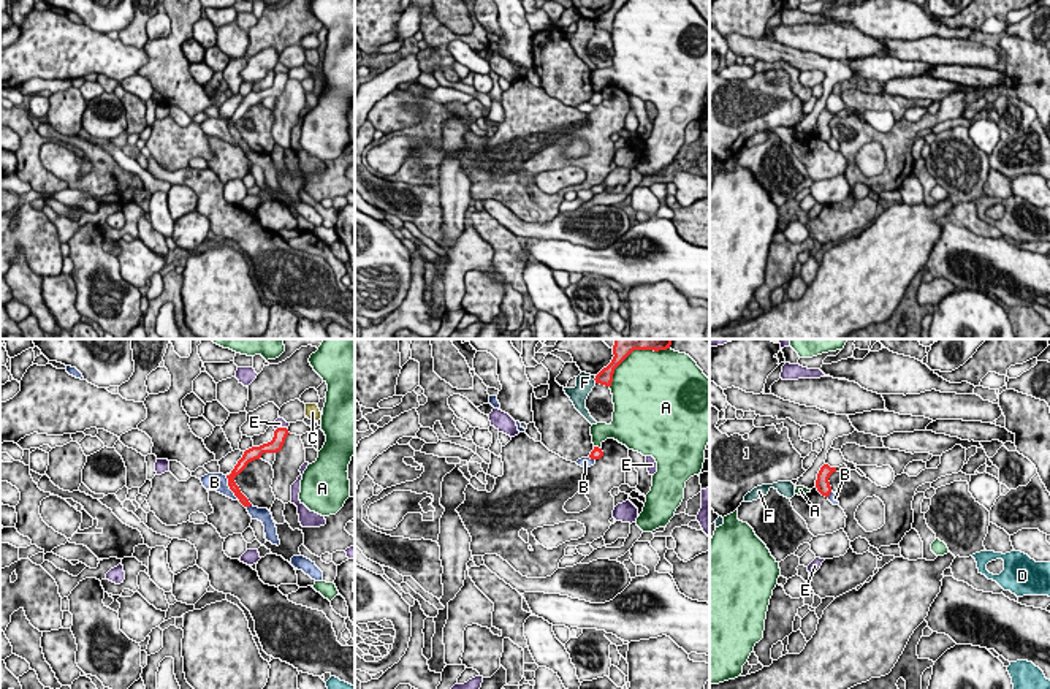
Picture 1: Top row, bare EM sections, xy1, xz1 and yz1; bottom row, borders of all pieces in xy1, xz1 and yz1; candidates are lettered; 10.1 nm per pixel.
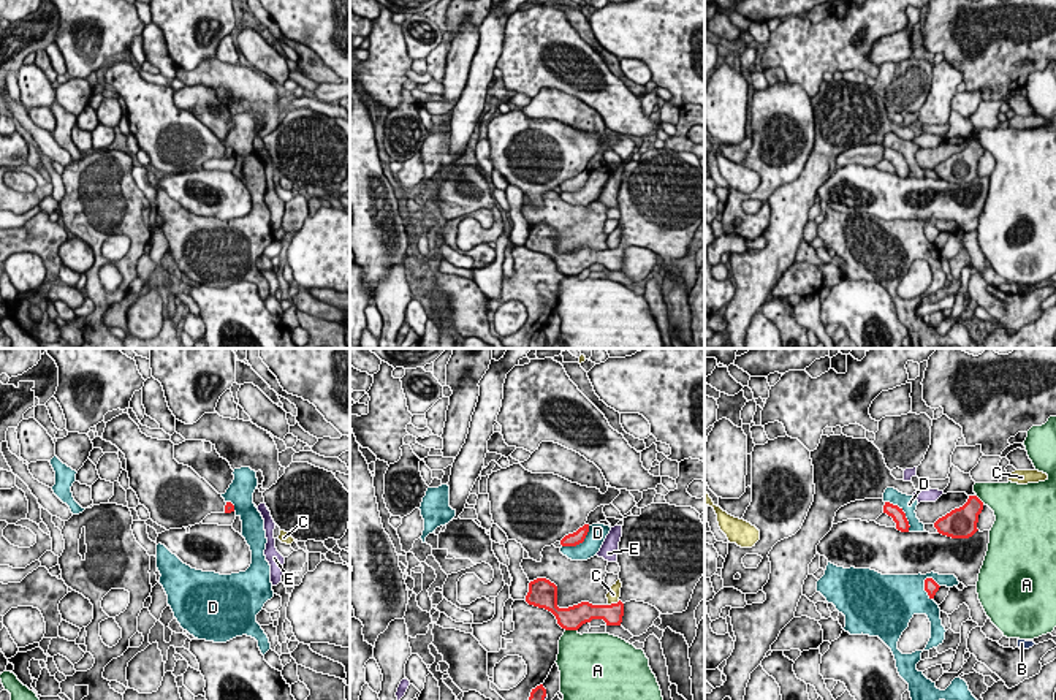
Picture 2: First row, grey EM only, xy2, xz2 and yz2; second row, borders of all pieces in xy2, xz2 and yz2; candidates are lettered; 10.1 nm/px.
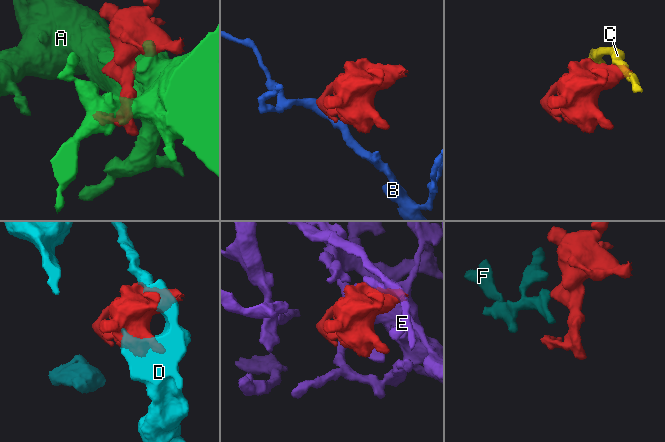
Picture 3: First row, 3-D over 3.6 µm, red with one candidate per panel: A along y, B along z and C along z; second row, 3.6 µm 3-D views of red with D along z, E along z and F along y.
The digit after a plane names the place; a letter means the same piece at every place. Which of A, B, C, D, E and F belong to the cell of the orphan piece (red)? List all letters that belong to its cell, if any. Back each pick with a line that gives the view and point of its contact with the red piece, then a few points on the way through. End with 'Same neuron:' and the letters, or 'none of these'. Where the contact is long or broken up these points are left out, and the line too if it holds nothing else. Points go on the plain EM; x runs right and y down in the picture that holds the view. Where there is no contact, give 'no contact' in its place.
Same neuron: none of these

